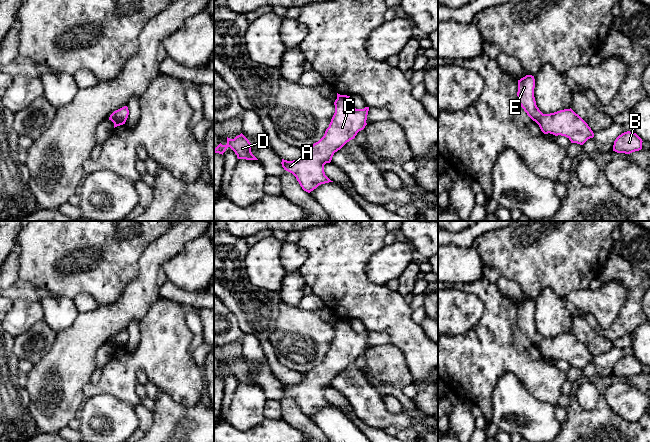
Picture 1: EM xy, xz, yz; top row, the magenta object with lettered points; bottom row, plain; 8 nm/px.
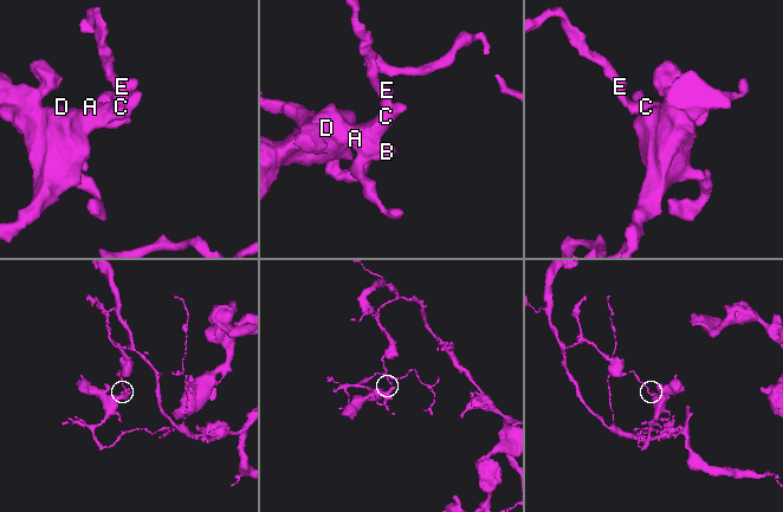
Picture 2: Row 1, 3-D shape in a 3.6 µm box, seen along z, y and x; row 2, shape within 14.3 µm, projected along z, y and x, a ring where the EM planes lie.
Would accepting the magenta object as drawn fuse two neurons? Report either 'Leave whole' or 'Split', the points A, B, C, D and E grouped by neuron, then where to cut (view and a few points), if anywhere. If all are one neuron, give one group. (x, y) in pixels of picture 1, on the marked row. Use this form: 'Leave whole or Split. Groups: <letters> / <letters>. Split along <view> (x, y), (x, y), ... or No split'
Split. Groups: A B C D / E. Split along yz (543, 114), (537, 123)

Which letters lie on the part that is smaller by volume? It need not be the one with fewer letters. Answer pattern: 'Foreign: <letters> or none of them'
Foreign: A, B, C, D

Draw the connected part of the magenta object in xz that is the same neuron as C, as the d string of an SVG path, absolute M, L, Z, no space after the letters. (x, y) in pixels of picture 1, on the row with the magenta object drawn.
M338 97L335 113L324 136L309 148L303 149L303 156L297 160L282 159L284 170L292 173L302 189L308 193L319 185L333 182L324 172L324 165L330 163L335 152L367 125L369 107L356 109L349 98Z

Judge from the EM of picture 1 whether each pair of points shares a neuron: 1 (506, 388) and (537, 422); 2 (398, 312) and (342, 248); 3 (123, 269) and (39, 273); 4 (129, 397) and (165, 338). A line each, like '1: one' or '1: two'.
1: one
2: one
3: one
4: one

